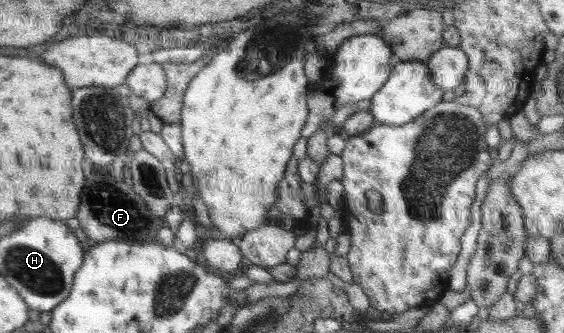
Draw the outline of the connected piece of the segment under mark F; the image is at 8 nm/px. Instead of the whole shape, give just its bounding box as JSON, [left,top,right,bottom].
[76,162,165,243]

